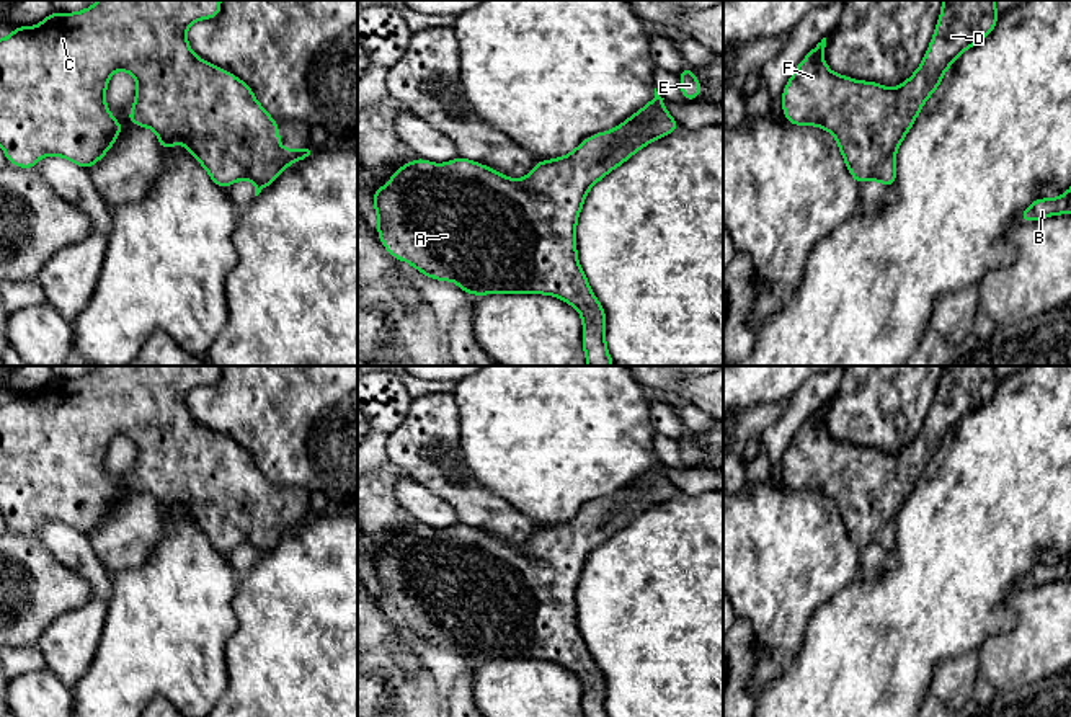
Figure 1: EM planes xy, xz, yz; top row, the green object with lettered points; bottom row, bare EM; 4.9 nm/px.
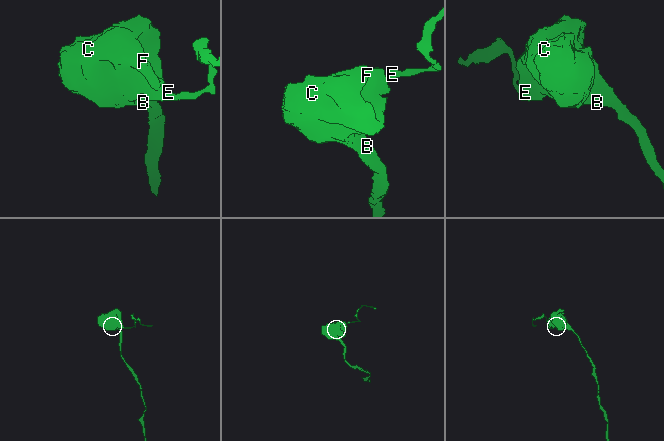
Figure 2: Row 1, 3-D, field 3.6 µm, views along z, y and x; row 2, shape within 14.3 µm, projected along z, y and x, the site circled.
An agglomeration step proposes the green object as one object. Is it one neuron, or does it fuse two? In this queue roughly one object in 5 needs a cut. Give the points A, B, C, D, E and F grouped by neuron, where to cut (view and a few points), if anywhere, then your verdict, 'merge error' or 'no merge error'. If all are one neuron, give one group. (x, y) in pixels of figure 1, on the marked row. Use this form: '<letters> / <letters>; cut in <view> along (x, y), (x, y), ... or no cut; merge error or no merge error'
A B C D E F; no cut; no merge error

